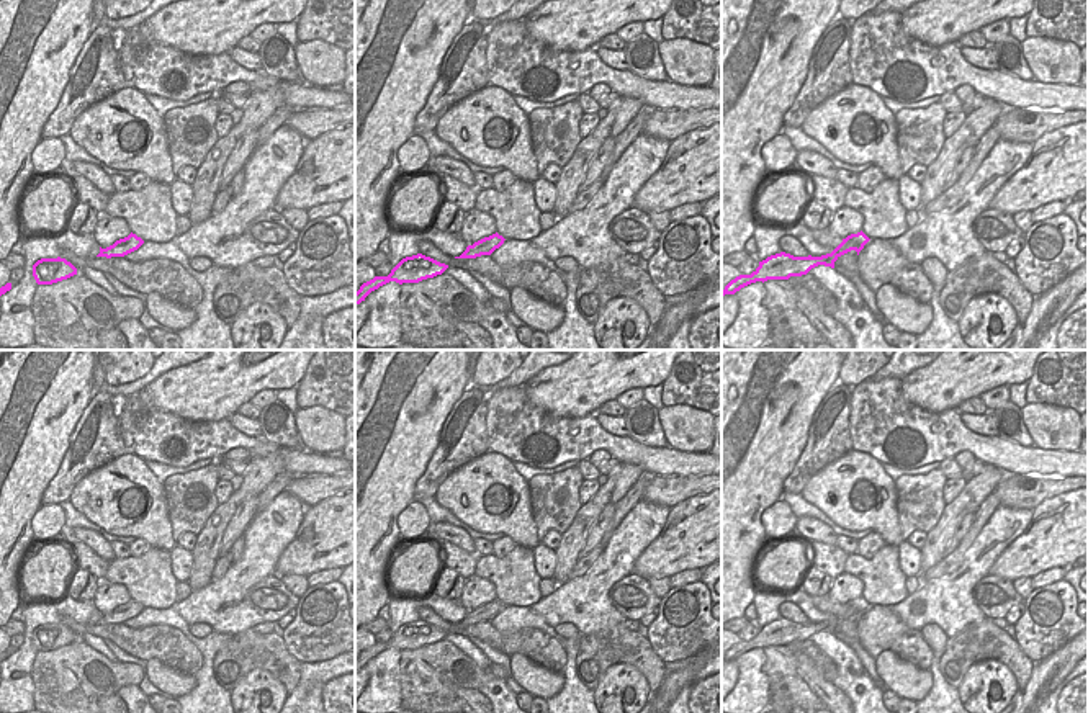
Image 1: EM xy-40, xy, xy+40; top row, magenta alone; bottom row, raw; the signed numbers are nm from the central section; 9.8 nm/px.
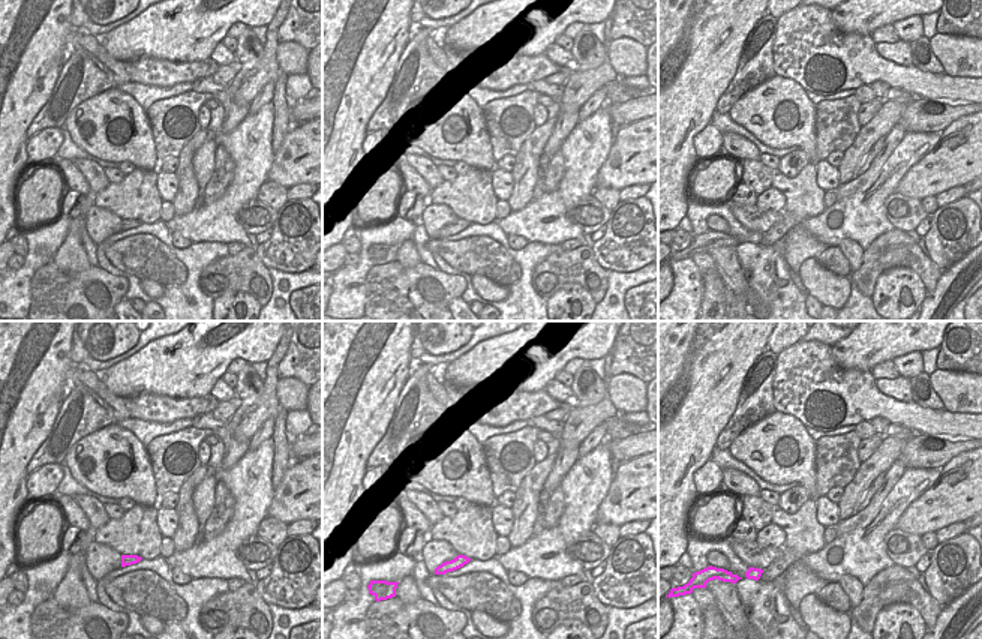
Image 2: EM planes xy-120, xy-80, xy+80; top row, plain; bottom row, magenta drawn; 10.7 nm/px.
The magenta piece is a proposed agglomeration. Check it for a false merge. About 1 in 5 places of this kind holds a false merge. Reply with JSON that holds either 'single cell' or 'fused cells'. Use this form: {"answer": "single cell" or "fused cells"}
{"answer": "single cell"}

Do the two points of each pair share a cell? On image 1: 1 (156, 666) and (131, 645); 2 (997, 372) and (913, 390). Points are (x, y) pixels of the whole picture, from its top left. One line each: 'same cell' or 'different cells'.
1: different cells
2: same cell

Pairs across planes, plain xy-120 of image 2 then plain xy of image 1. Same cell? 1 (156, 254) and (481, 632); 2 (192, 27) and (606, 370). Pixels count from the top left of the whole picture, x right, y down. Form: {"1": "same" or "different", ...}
{"1": "same", "2": "same"}

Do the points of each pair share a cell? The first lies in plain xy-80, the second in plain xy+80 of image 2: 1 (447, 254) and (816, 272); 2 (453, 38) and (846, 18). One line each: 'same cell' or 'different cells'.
1: different cells
2: same cell

